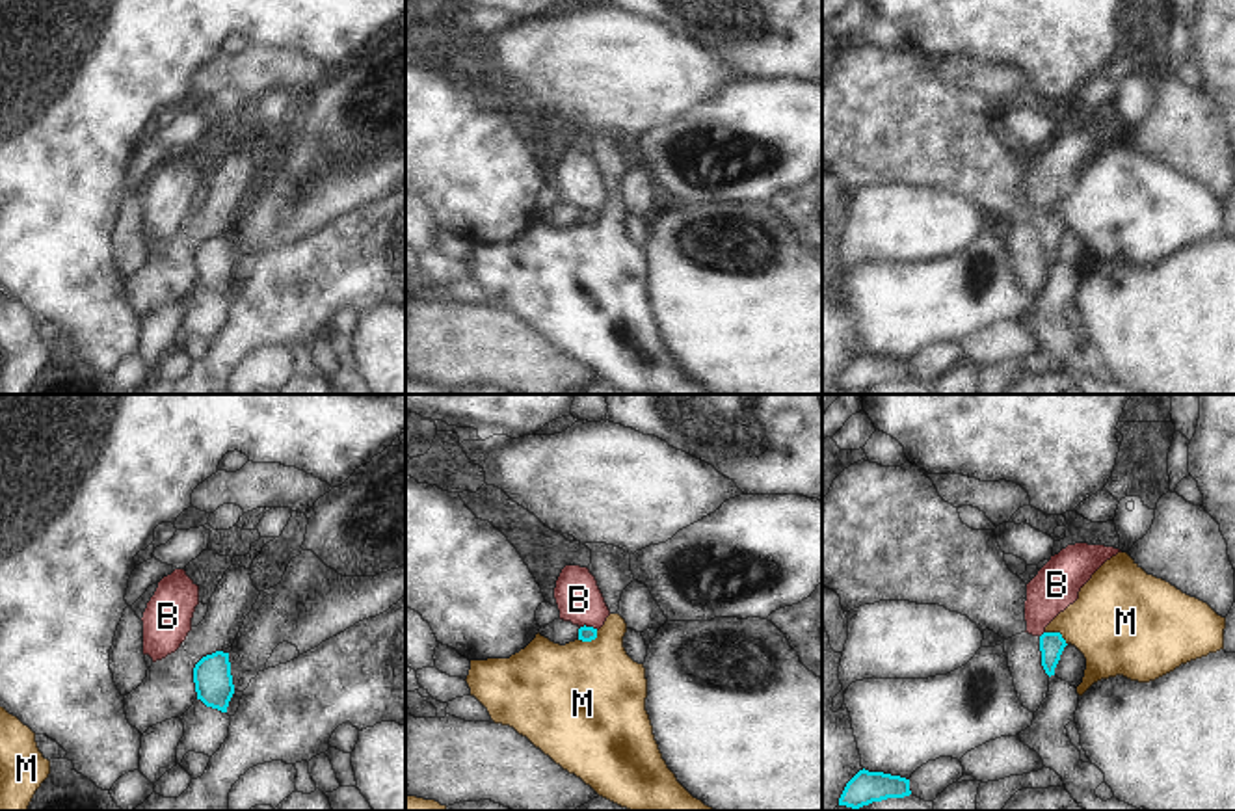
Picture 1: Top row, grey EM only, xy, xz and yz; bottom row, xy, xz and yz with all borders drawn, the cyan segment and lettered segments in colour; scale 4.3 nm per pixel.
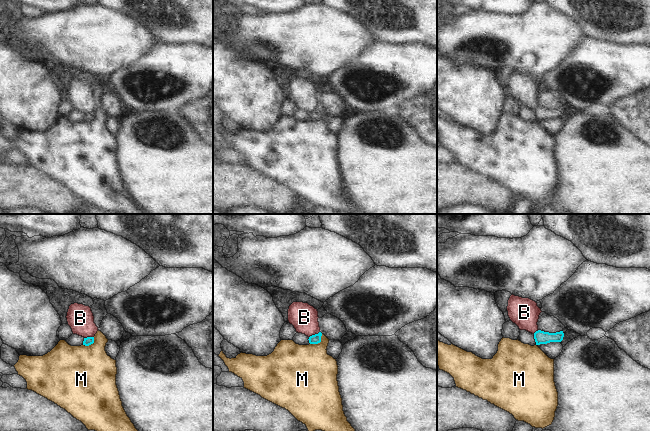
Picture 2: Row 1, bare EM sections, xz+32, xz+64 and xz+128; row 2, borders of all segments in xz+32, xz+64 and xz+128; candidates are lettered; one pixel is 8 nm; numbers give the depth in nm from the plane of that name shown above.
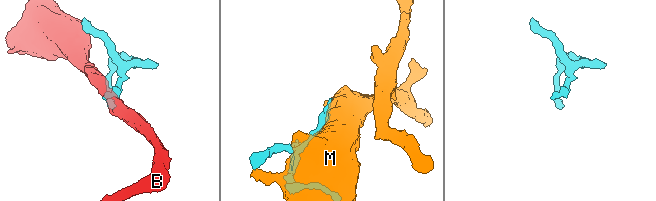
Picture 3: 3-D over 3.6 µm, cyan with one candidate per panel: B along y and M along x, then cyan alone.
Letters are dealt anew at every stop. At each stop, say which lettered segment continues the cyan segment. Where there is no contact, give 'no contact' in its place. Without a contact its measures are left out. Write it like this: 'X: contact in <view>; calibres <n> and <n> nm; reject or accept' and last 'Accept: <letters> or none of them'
B: contact in xz; calibres 60 and 200 nm; reject
M: contact in yz; calibres 110 and 380 nm; reject
Accept: none of them

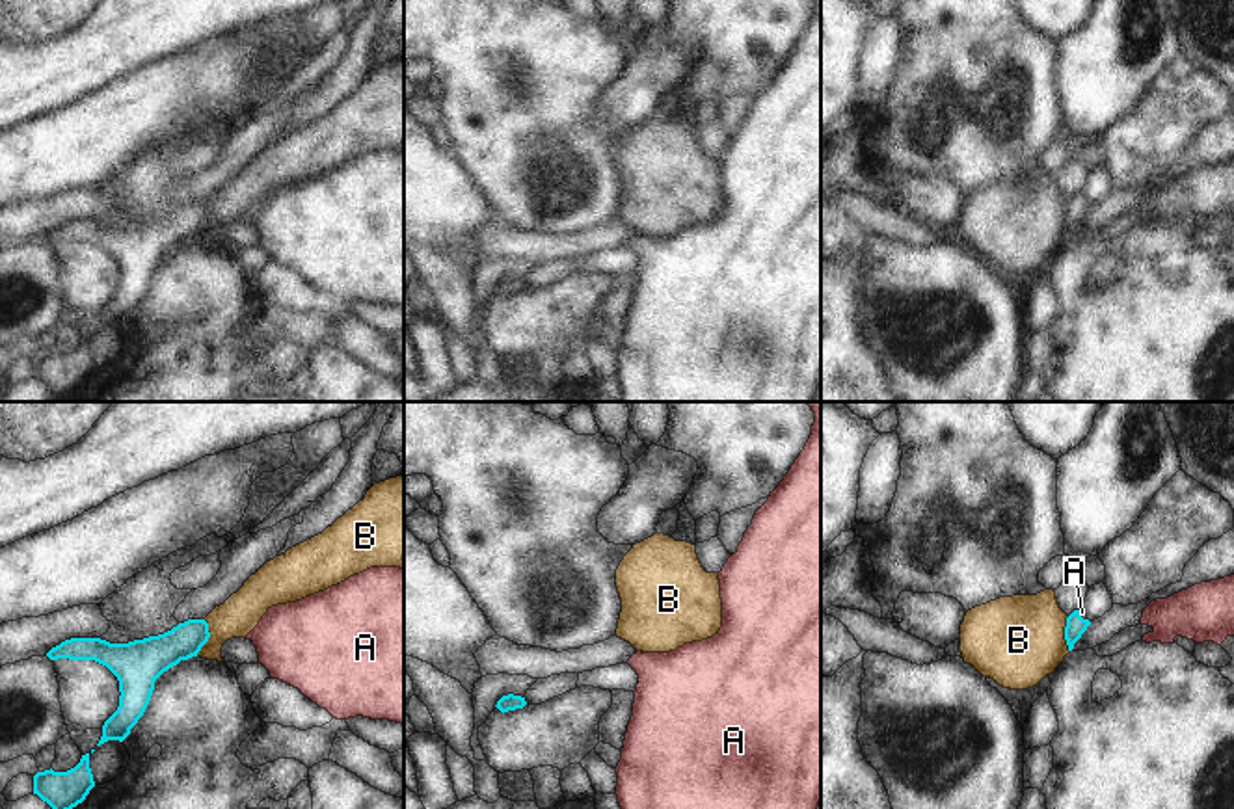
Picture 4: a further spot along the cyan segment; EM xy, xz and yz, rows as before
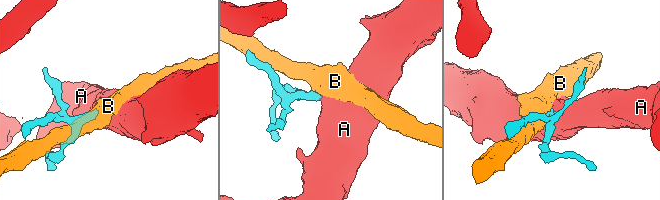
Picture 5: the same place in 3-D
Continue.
A: contact in yz; calibres 90 and 20 nm; accept
B: contact in xy; calibres 160 and 170 nm; reject
Accept: A

